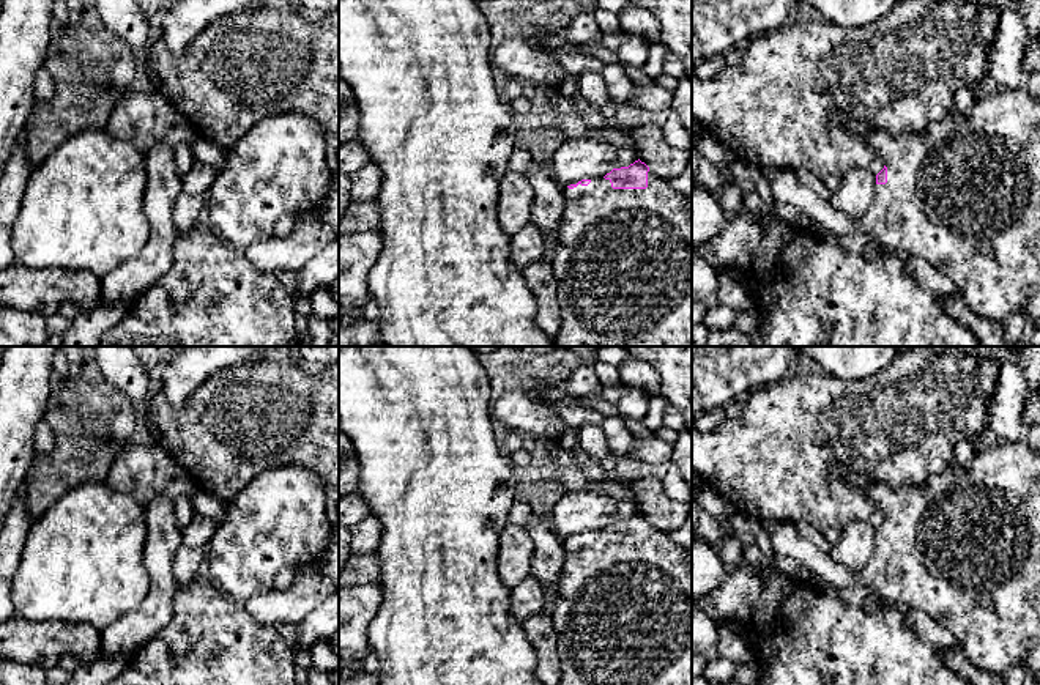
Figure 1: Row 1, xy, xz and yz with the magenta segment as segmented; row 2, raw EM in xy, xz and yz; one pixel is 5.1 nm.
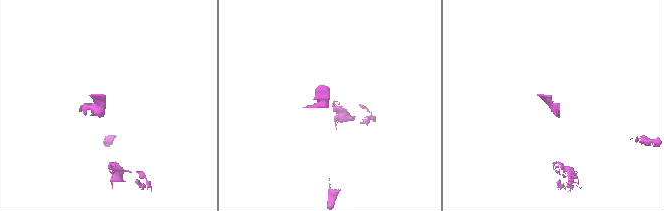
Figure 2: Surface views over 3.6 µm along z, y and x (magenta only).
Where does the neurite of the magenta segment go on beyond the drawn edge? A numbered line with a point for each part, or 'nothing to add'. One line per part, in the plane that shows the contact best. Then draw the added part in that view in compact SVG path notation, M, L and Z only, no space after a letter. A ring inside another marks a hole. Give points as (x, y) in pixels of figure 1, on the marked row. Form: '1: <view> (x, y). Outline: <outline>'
1: xz (623, 257). Outline: M648 172L646 189L613 189L610 180L564 187L566 208L550 258L561 326L555 346L692 346L692 213L685 195Z

